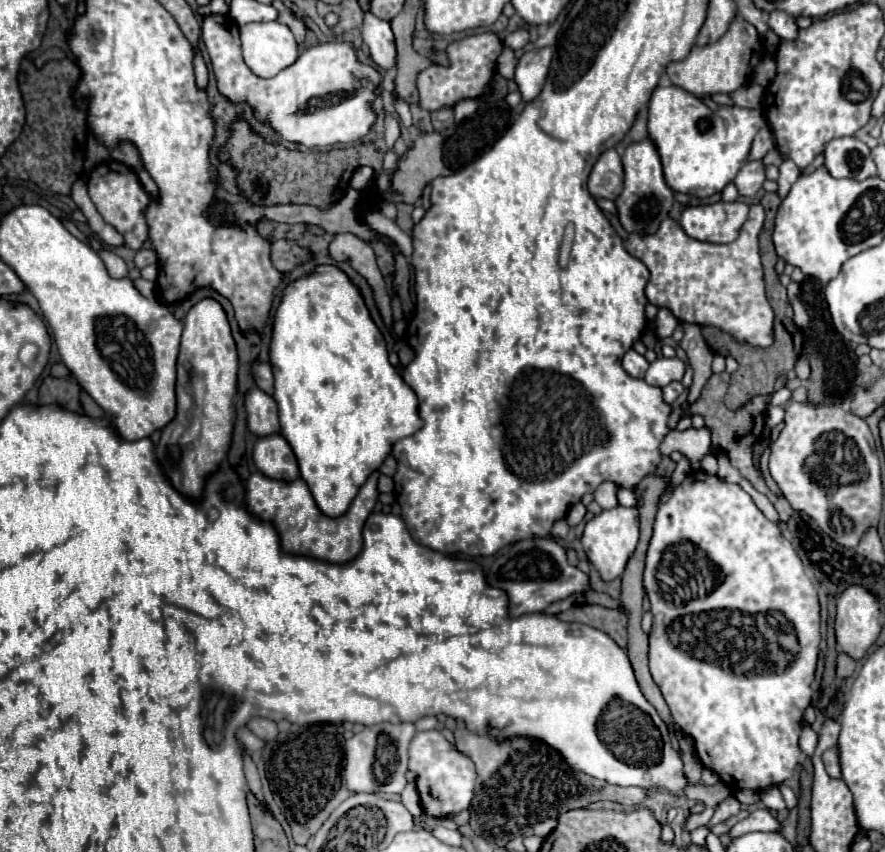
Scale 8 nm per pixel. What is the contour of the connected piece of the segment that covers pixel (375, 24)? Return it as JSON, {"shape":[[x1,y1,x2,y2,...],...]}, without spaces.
{"shape":[[366,12,362,38,370,46,370,56,378,70,390,70,396,66,396,46,394,46,390,22,380,20,370,12]]}

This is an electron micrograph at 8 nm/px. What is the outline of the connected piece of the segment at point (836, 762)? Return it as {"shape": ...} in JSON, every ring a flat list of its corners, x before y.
{"shape":[[832,746,824,752,822,756,824,764,826,764,826,770,832,778,842,778,842,772,840,772,840,756,838,756,838,746]]}

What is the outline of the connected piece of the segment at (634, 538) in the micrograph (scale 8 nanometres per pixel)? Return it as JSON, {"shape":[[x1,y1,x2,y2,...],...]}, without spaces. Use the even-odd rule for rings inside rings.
{"shape":[[624,506,602,510,592,520,586,522,584,534,582,534,582,546,586,556,596,566,602,580,606,582,618,578,624,572,628,558,634,554,636,542,638,542,638,510,624,508]]}

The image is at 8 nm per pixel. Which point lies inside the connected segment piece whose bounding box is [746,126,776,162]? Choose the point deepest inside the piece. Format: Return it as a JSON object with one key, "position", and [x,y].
{"position":[763,141]}

